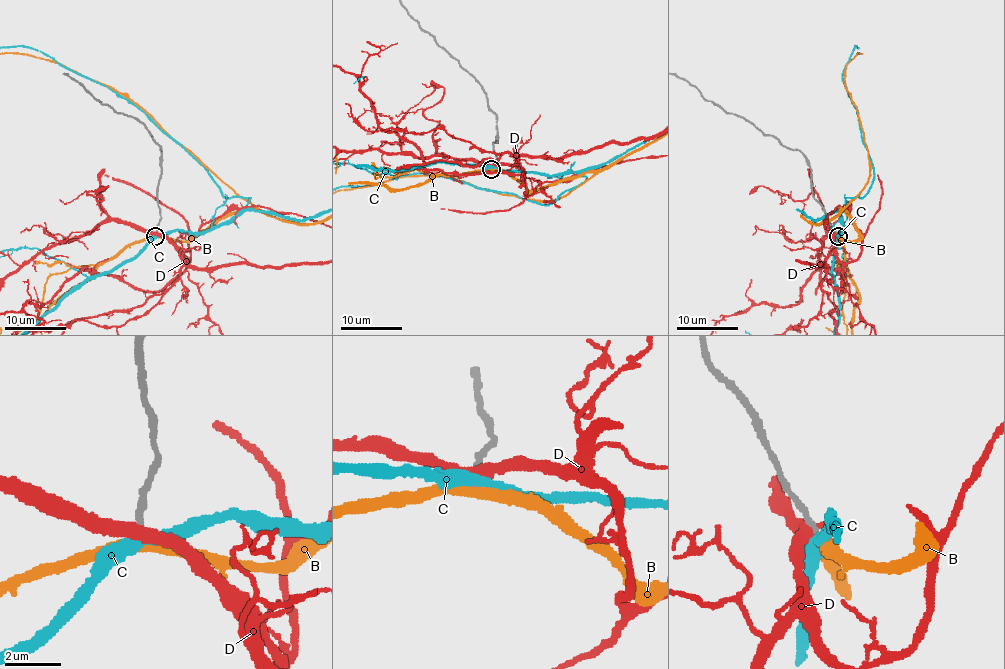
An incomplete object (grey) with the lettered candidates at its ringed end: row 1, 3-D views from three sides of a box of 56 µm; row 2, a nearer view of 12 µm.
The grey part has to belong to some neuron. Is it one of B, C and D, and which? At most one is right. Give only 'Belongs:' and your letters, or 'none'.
Belongs: B

